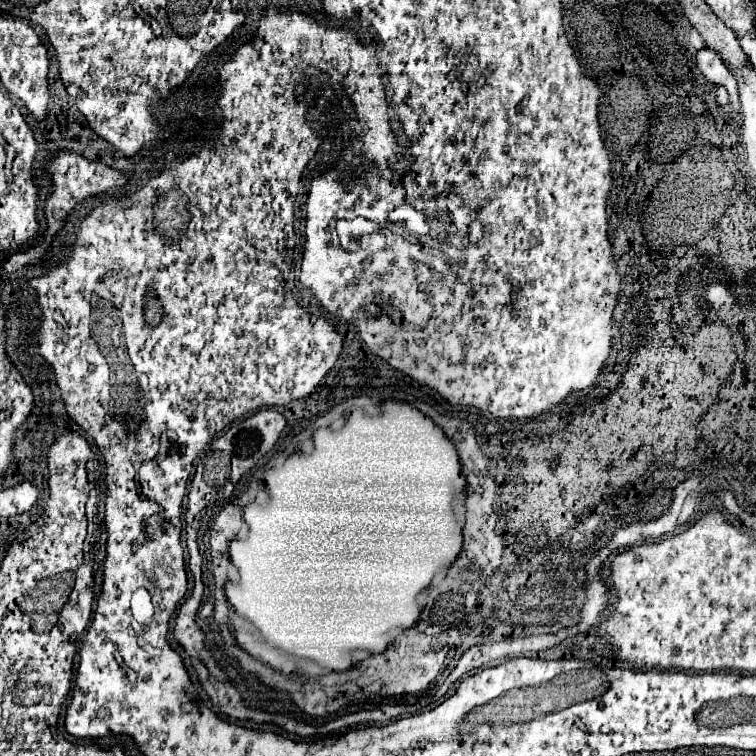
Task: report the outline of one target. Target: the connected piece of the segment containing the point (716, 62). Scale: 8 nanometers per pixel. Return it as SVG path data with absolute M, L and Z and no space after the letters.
M703 47L701 51L697 51L697 67L701 69L701 73L705 75L707 81L717 83L717 85L725 85L731 97L731 105L737 111L739 109L739 87L737 87L737 79L735 75L725 67L723 59L709 47Z

